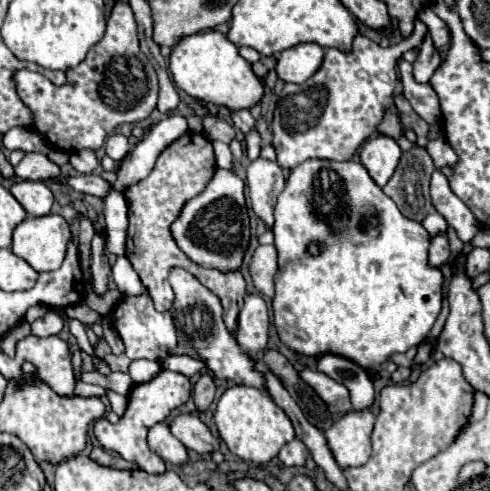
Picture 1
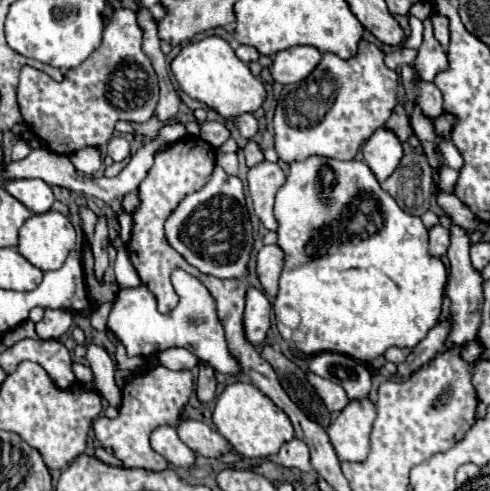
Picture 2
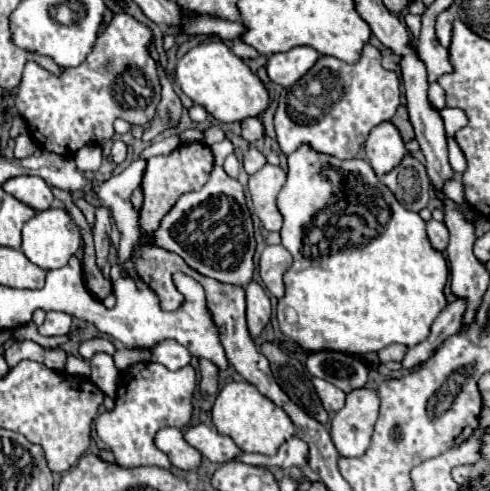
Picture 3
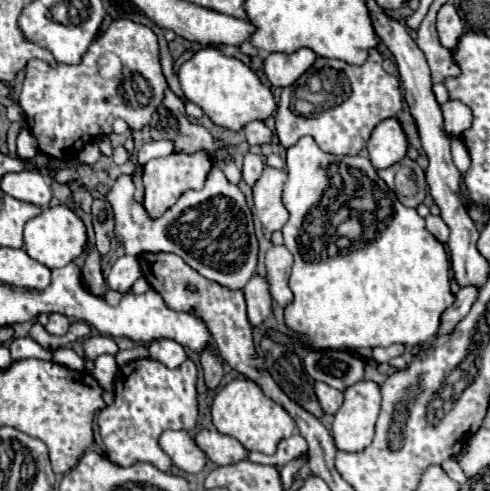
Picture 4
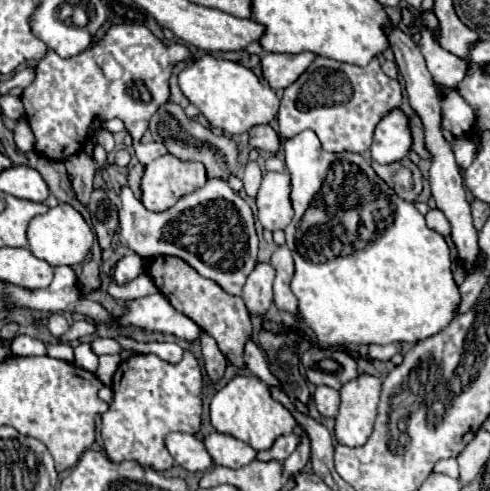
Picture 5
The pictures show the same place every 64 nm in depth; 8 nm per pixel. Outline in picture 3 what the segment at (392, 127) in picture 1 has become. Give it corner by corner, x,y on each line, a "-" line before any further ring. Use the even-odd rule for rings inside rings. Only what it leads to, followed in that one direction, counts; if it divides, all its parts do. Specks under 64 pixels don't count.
400,106
400,108
398,108
398,112
396,112
394,118
392,118
392,124
400,130
404,142
414,140
414,132
412,132
412,124
410,124
410,120
408,120
408,110
406,110
406,106

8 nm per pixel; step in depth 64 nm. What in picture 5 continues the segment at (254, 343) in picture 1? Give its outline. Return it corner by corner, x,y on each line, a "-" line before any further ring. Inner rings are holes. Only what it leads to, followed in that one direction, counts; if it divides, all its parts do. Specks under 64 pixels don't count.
258,262
256,268
250,272
250,276
244,284
244,292
242,292
242,298
244,298
250,314
262,316
268,310
268,306
272,304
274,276
276,276
276,272
270,262

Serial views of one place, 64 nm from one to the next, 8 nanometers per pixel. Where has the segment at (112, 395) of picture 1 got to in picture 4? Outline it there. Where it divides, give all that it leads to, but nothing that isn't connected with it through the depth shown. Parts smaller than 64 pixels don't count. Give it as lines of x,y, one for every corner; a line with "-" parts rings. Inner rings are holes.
102,354
94,360
94,370
92,370
92,376
98,380
98,384
112,392
114,390
114,374
118,370
118,364
116,364
116,358
114,356
108,356
108,354

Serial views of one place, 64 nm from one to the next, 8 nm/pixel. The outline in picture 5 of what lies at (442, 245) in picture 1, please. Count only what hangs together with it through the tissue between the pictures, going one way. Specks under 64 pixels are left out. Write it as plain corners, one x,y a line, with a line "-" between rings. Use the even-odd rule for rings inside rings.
438,208
428,210
428,214
426,214
426,224
428,224
428,228
432,228
432,230
444,234
444,236
450,234
450,224
448,224
446,216
444,216

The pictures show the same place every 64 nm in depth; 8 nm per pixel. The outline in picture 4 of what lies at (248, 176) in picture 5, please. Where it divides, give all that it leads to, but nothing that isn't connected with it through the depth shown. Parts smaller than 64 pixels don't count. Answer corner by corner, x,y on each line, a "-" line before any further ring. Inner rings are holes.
248,152
248,154
246,154
246,158
244,158
244,168
242,168
244,182
246,182
248,186
254,186
254,184
258,182
258,178
260,178
262,170
264,170
262,158
260,158
258,154
252,154
252,152

